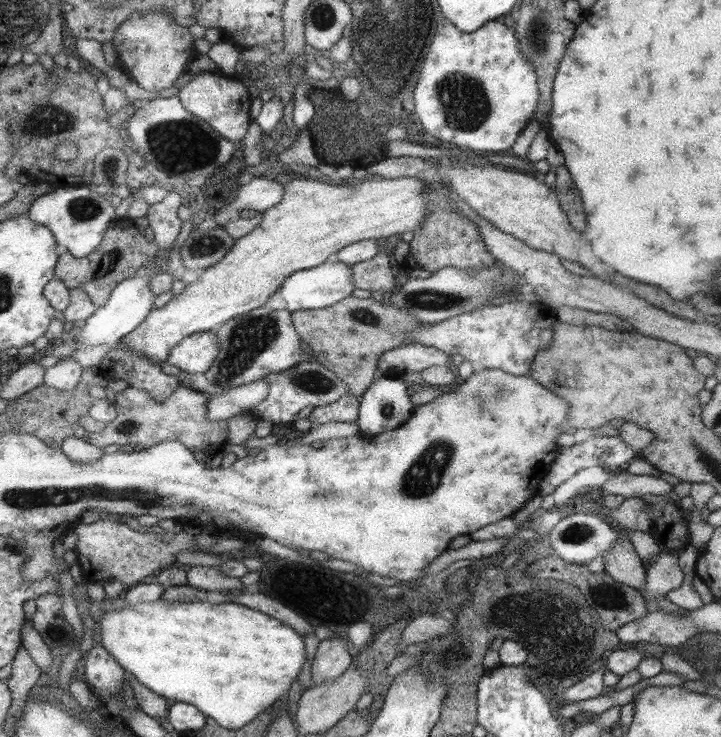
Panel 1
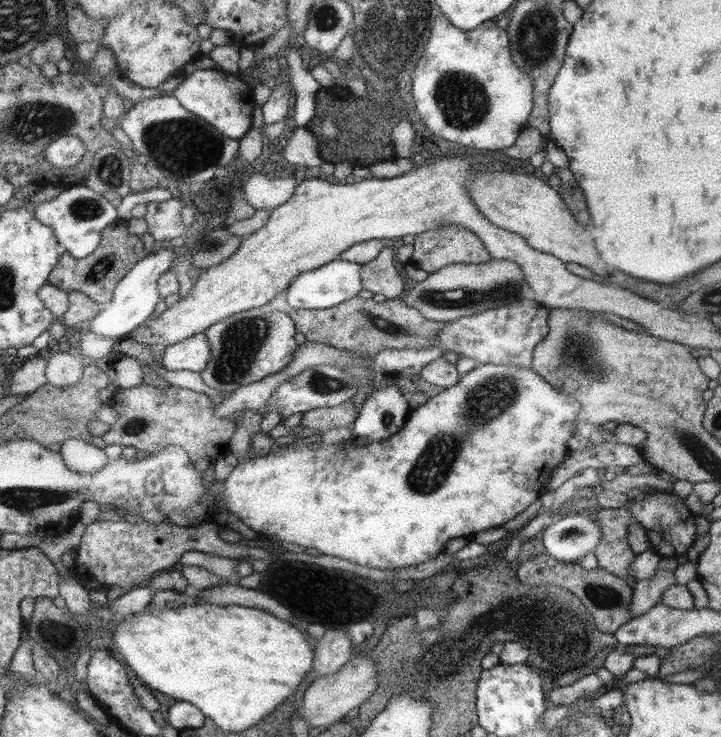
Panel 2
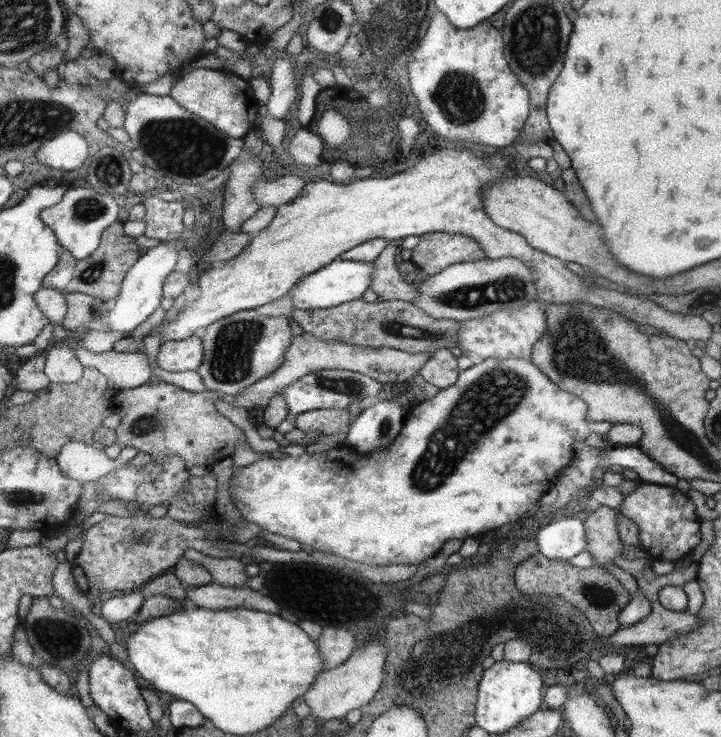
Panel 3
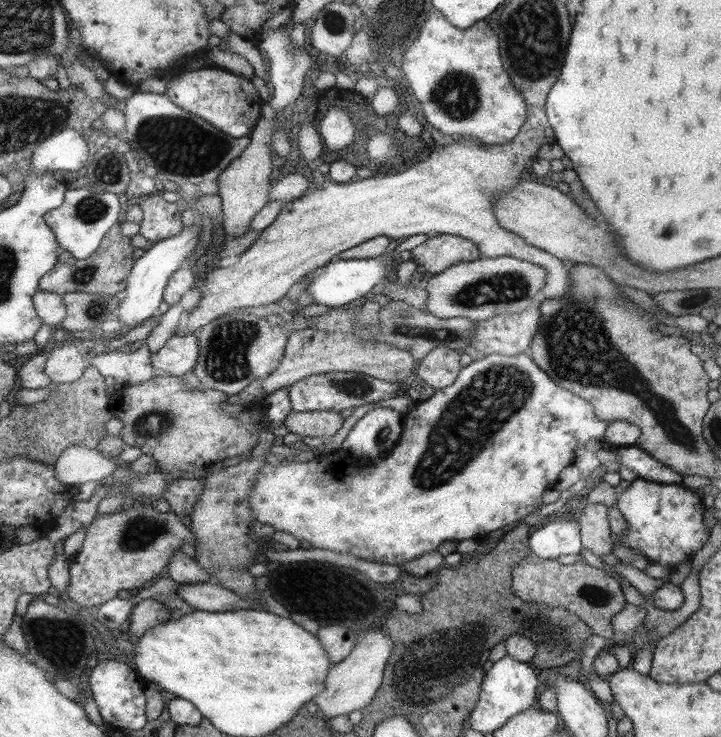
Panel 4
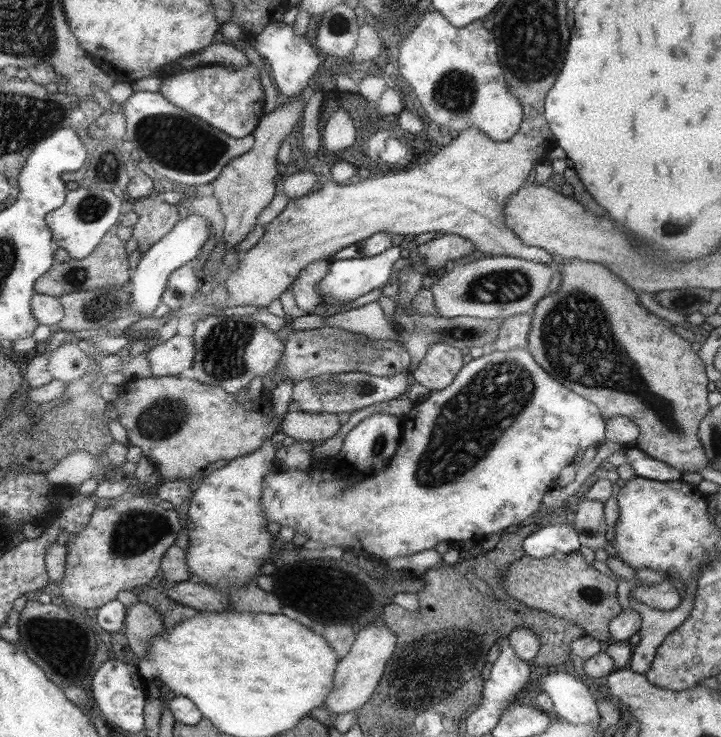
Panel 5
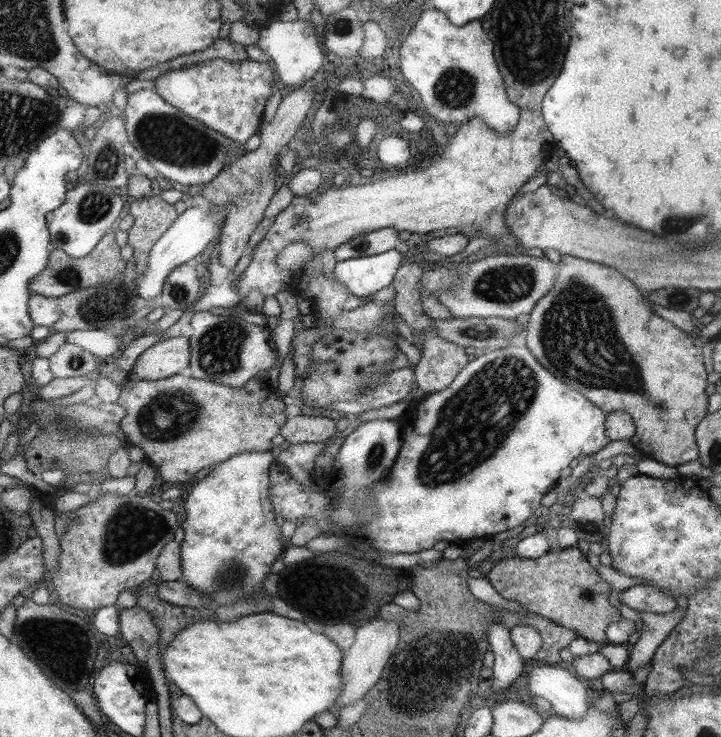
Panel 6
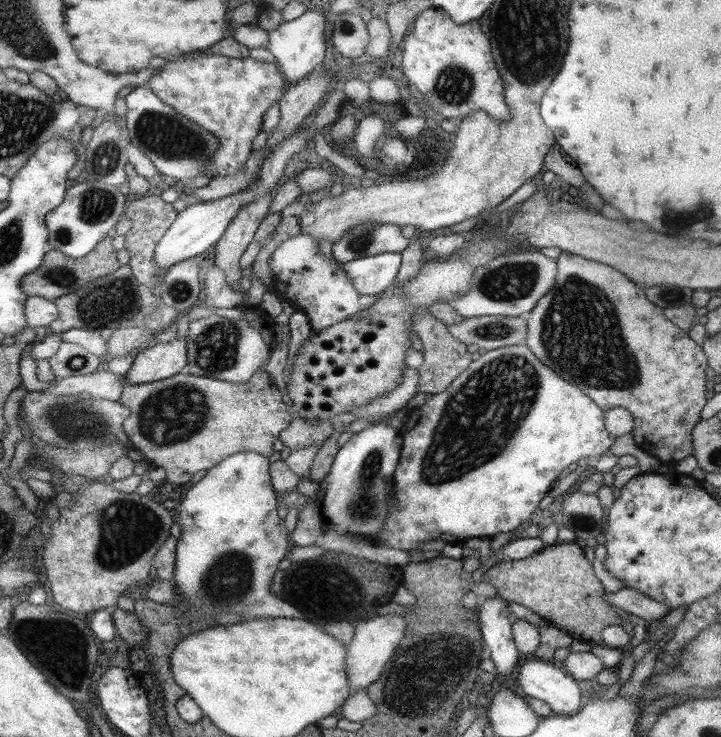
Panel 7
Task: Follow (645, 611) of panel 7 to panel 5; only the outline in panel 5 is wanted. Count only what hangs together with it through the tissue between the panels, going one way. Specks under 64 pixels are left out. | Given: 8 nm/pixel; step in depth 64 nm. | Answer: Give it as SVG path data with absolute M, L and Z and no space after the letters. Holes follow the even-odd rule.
M671 582L652 584L650 586L631 587L629 596L638 602L657 610L673 610L680 602L681 598Z

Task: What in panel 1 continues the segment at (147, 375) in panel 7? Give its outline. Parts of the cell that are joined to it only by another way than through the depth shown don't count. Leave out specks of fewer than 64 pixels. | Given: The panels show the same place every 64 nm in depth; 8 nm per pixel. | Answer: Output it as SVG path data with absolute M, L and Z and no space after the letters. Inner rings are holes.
M213 331L186 336L170 350L166 361L187 374L204 374L219 352Z

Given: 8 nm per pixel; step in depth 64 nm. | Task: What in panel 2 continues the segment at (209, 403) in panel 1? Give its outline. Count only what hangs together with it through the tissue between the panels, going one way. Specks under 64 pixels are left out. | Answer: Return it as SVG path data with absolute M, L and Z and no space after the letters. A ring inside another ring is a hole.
M305 340L304 343L295 348L293 359L291 363L282 371L277 372L275 375L267 376L265 379L259 380L256 384L247 384L246 386L236 388L234 392L228 394L228 398L218 405L214 406L214 412L219 417L229 418L229 416L237 413L238 411L249 410L261 410L265 404L271 399L273 390L286 382L288 378L292 378L301 372L305 368L314 368L315 366L332 366L334 364L342 364L342 366L350 366L350 364L362 364L363 360L345 352L345 350L337 350L337 348L331 348L331 346L325 346L325 344L317 344L317 342L309 342Z

